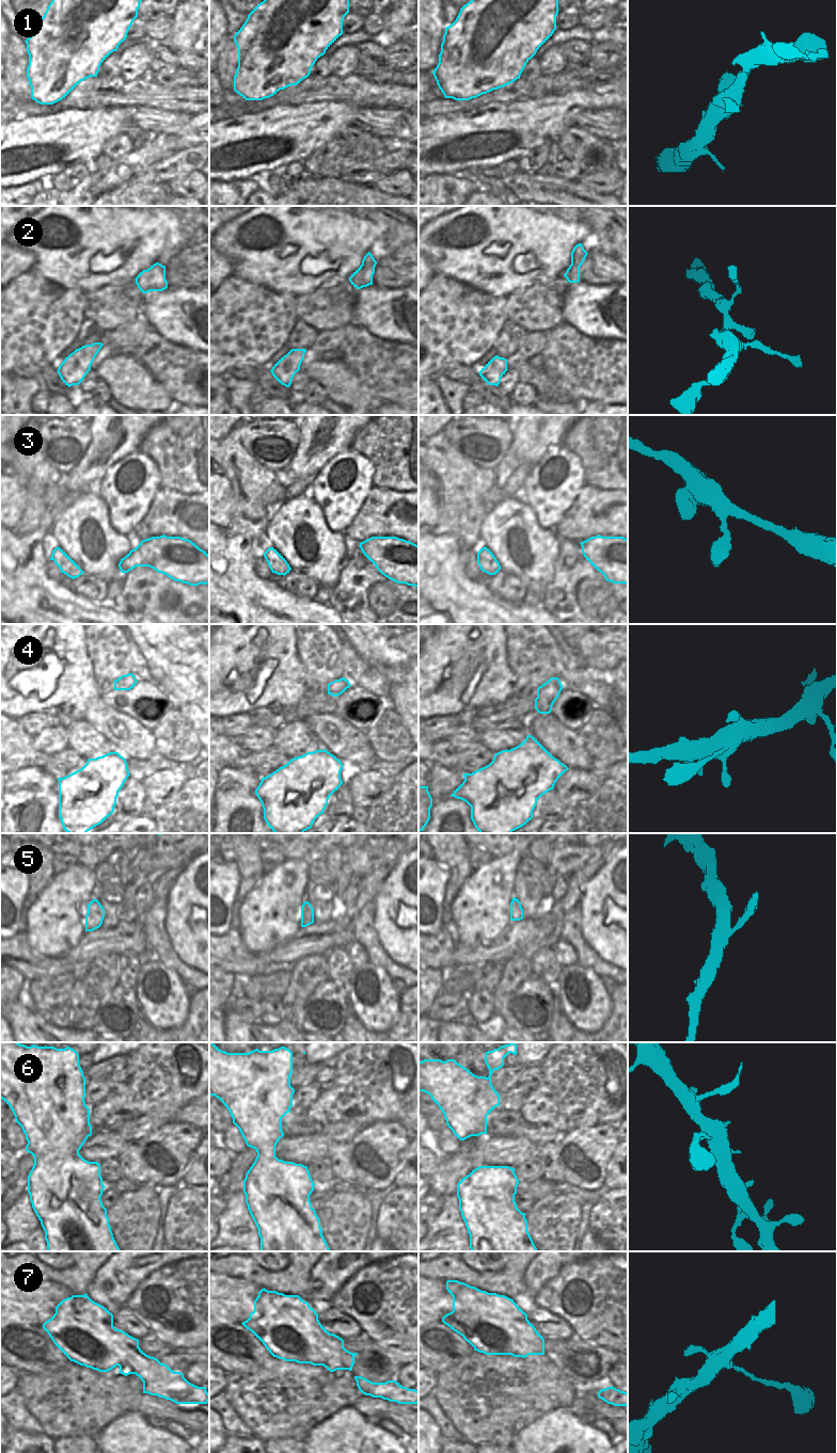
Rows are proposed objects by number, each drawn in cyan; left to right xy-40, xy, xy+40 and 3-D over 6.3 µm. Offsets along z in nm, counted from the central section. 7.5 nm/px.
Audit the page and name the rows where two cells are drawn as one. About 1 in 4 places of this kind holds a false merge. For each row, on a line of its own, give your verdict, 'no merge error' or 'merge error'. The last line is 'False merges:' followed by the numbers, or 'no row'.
1: no merge error
2: no merge error
3: no merge error
4: no merge error
5: no merge error
6: no merge error
7: no merge error
False merges: no row

